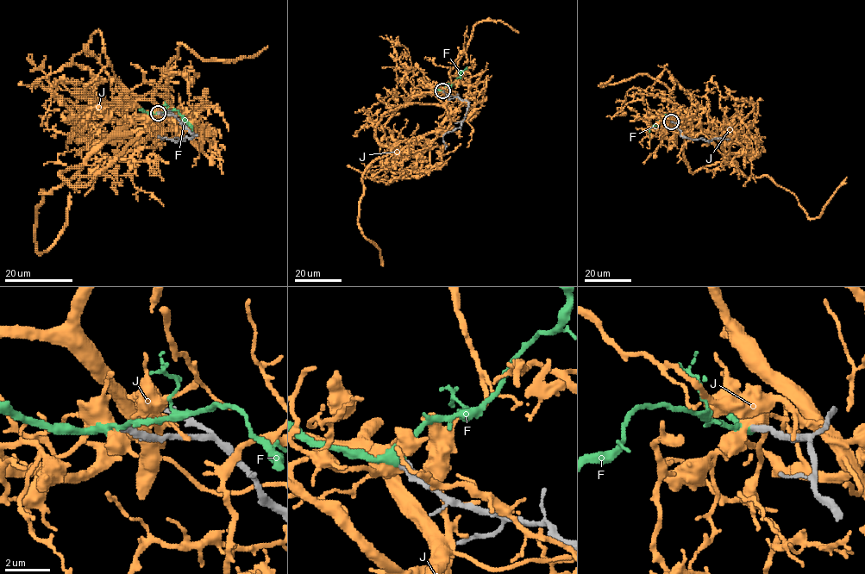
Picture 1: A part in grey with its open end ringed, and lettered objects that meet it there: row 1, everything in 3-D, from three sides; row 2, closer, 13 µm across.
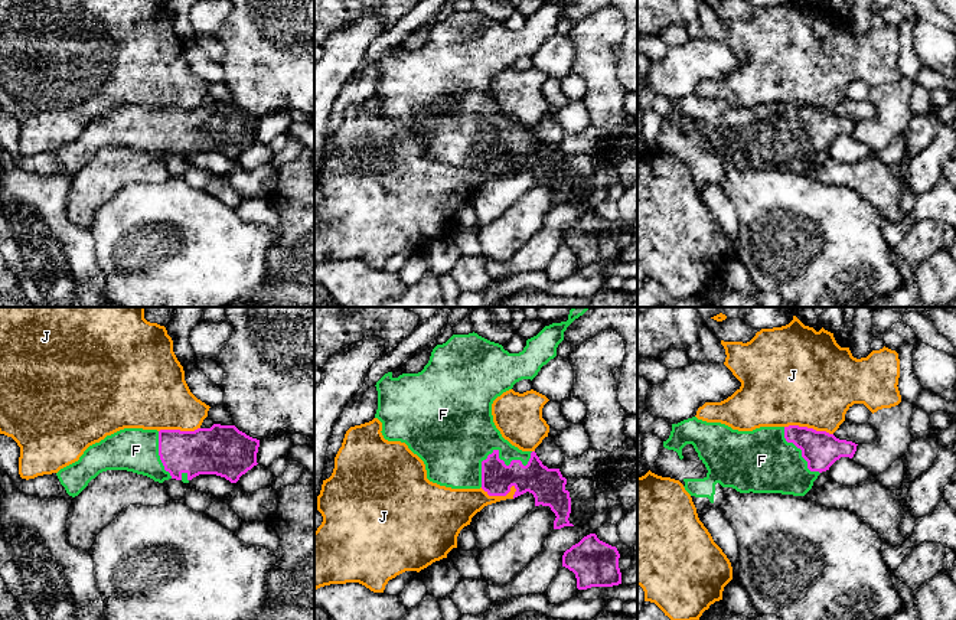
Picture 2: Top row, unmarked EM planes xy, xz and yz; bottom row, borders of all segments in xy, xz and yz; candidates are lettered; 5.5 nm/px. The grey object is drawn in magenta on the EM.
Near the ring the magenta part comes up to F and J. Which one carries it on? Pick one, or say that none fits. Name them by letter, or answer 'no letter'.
F

